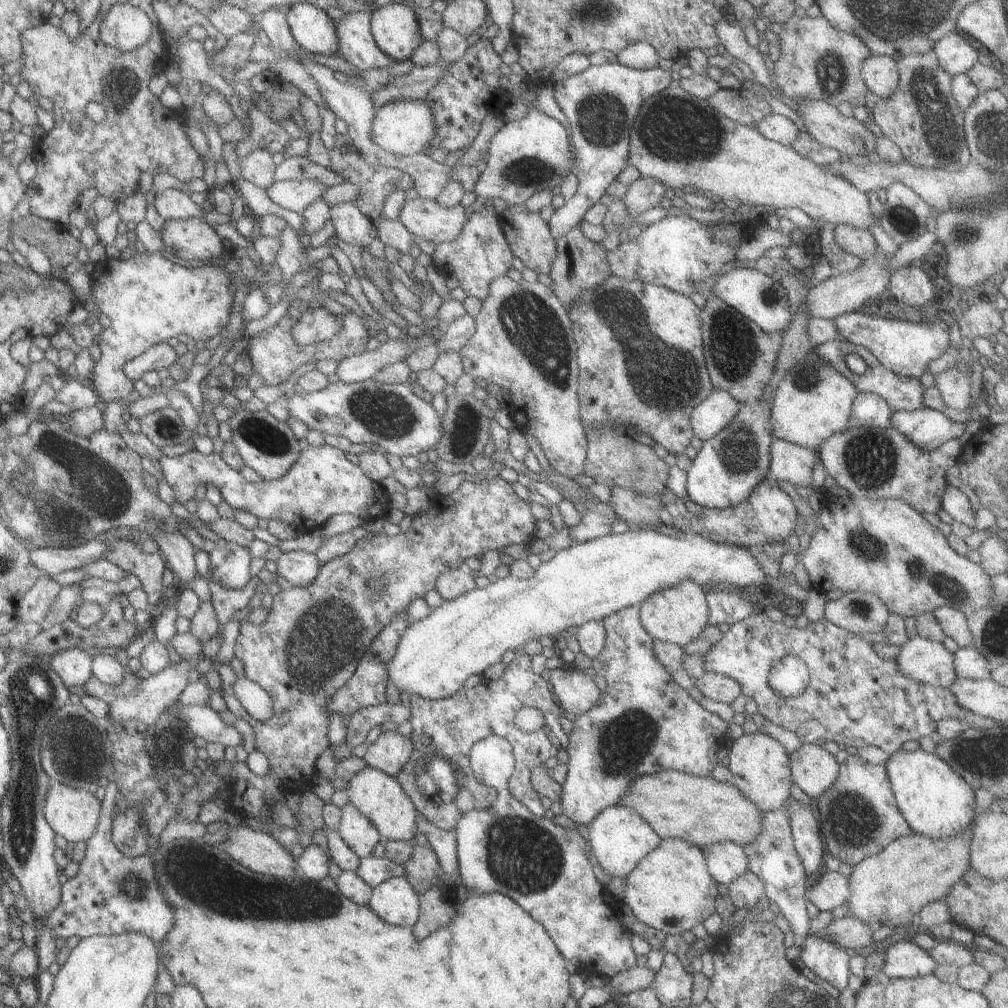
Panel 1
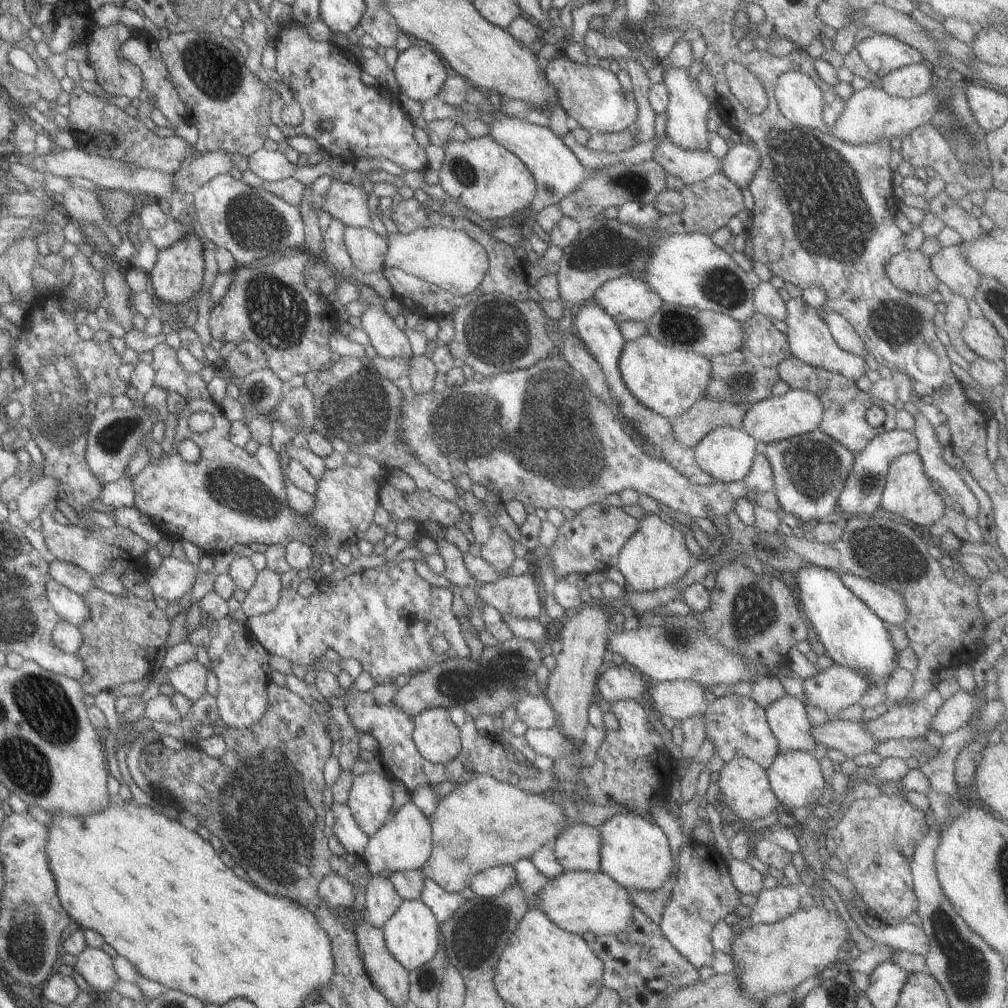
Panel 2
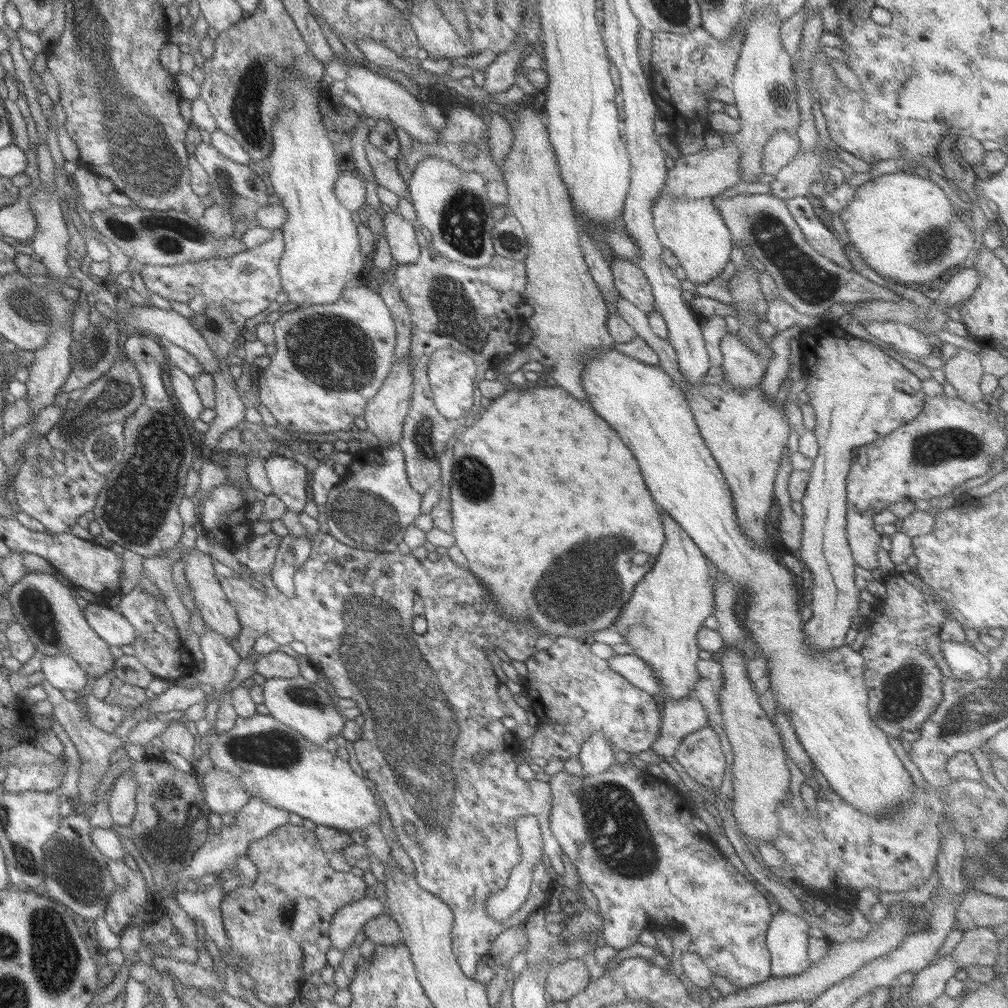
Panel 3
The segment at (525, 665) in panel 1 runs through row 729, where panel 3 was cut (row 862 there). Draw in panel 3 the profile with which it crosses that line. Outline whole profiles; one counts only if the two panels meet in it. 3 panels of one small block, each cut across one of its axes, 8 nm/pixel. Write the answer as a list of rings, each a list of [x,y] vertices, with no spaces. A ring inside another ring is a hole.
[[[340,530],[336,532],[336,536],[332,532],[329,533],[331,536],[320,536],[320,533],[316,533],[316,536],[312,535],[310,557],[294,573],[293,583],[296,593],[292,597],[282,595],[280,590],[274,586],[274,581],[270,578],[271,566],[274,563],[274,556],[276,557],[277,553],[276,548],[270,546],[270,542],[268,542],[270,540],[268,533],[250,536],[250,540],[246,542],[247,544],[242,549],[234,552],[234,557],[236,557],[240,564],[244,564],[250,570],[250,573],[240,574],[240,578],[224,577],[220,579],[222,590],[228,601],[235,608],[237,618],[241,624],[240,633],[236,635],[233,648],[241,658],[246,658],[250,654],[254,642],[260,636],[272,638],[279,646],[286,646],[290,642],[302,642],[307,648],[306,656],[308,656],[310,662],[318,664],[318,670],[334,686],[335,694],[340,698],[350,698],[350,700],[356,702],[356,707],[341,709],[342,714],[347,719],[352,720],[359,715],[365,718],[365,723],[361,726],[361,737],[351,746],[351,748],[354,748],[354,756],[358,759],[360,768],[366,773],[366,780],[370,784],[374,784],[380,800],[386,805],[386,812],[388,812],[392,825],[394,825],[397,841],[400,842],[400,846],[402,846],[414,863],[415,872],[413,878],[416,880],[416,883],[424,891],[436,896],[436,898],[442,900],[442,902],[451,908],[453,914],[452,950],[462,972],[468,977],[474,978],[477,962],[481,956],[489,954],[494,939],[503,930],[506,930],[506,928],[526,922],[530,913],[544,907],[553,896],[555,881],[550,879],[550,876],[544,871],[548,866],[545,866],[544,862],[541,861],[538,862],[536,870],[533,873],[533,884],[531,885],[527,900],[522,903],[522,906],[512,916],[496,922],[494,918],[488,916],[488,910],[484,910],[486,898],[490,894],[496,894],[506,886],[509,880],[510,869],[516,867],[520,863],[520,860],[522,860],[518,838],[516,838],[515,834],[514,820],[522,816],[534,816],[538,820],[538,823],[540,822],[539,826],[548,824],[548,816],[550,817],[552,807],[551,791],[548,783],[540,780],[526,782],[526,780],[522,780],[517,774],[515,758],[523,750],[523,745],[518,742],[517,736],[502,724],[502,719],[506,718],[506,716],[511,716],[511,713],[508,706],[498,696],[500,682],[494,673],[492,663],[488,659],[486,648],[491,650],[495,650],[495,647],[500,648],[511,660],[525,662],[535,653],[536,648],[534,645],[540,634],[538,634],[538,629],[530,621],[516,623],[516,621],[500,615],[500,611],[496,609],[496,603],[490,599],[490,593],[482,585],[482,581],[476,578],[476,575],[472,574],[470,569],[466,568],[466,564],[463,567],[457,566],[456,562],[453,562],[448,555],[439,557],[436,562],[432,562],[429,559],[419,561],[412,554],[403,555],[399,551],[384,554],[382,552],[378,553],[378,550],[374,550],[372,546],[368,546],[367,544],[356,546],[356,542],[350,536],[346,536],[344,532],[340,532]],[[332,535],[334,538],[332,538]],[[336,539],[339,542],[336,542]],[[340,541],[344,544],[340,544]],[[243,576],[250,576],[251,578],[253,576],[264,586],[264,592],[253,588],[248,580],[243,579]],[[416,596],[422,598],[427,624],[427,633],[421,635],[415,633],[412,628],[412,620],[416,616],[414,611],[414,598]],[[474,756],[481,756],[480,765],[473,762]],[[406,824],[414,825],[416,832],[414,834],[408,834],[404,829]]]

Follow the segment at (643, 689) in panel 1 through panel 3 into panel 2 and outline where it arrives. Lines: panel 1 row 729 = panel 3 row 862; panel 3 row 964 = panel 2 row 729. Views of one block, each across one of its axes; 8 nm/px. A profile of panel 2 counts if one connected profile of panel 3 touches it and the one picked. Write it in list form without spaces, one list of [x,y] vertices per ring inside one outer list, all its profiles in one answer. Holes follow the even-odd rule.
[[[737,694],[716,697],[712,703],[707,703],[703,719],[707,739],[713,742],[715,754],[724,762],[731,761],[734,757],[746,757],[767,769],[779,753],[776,737],[767,723],[765,709],[750,697]]]

